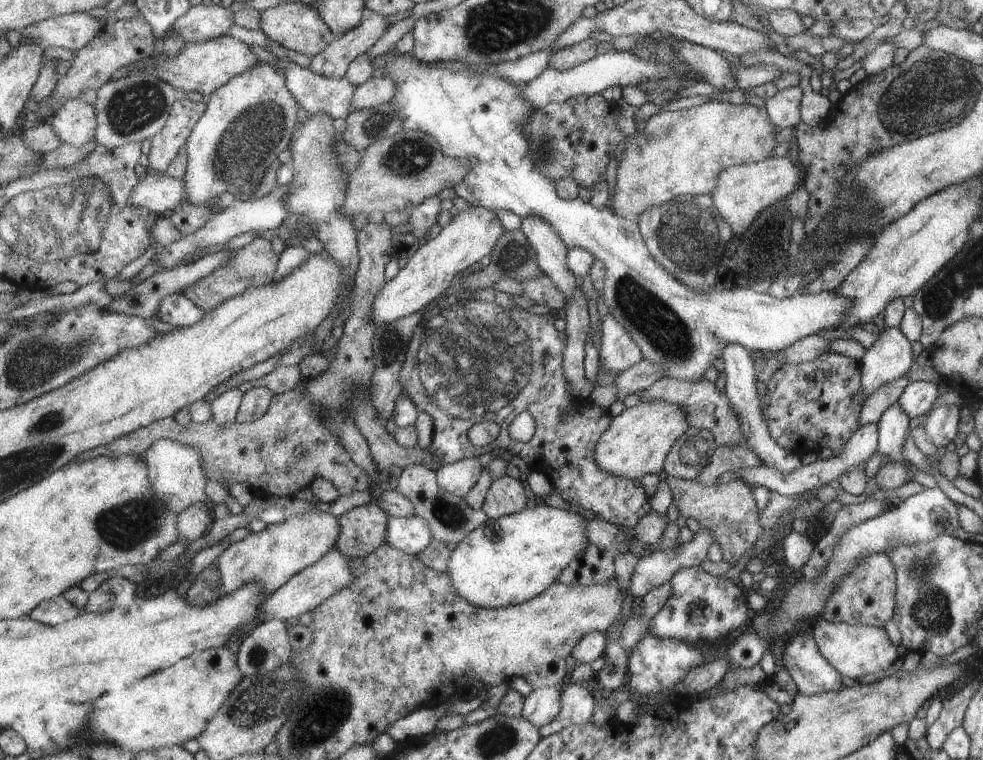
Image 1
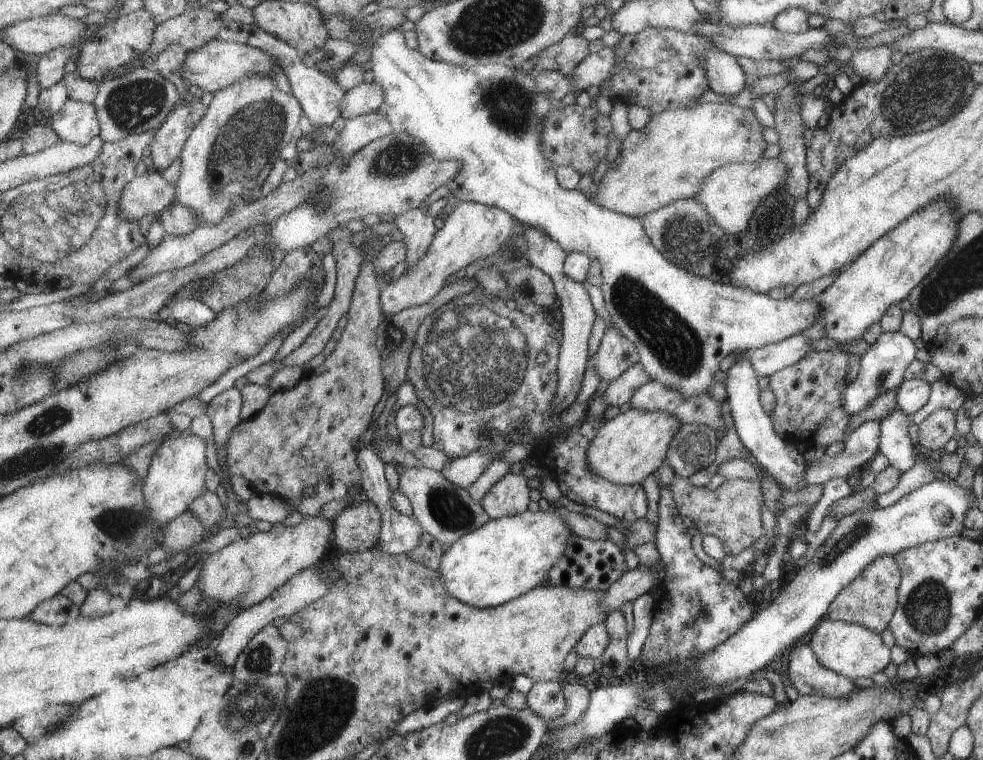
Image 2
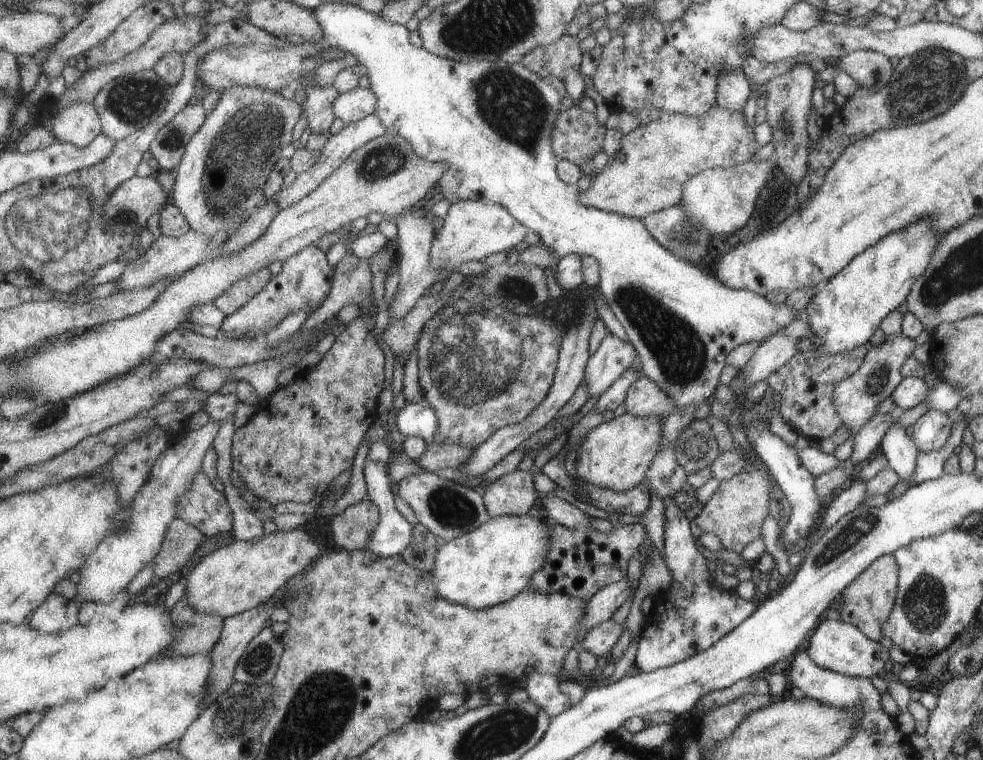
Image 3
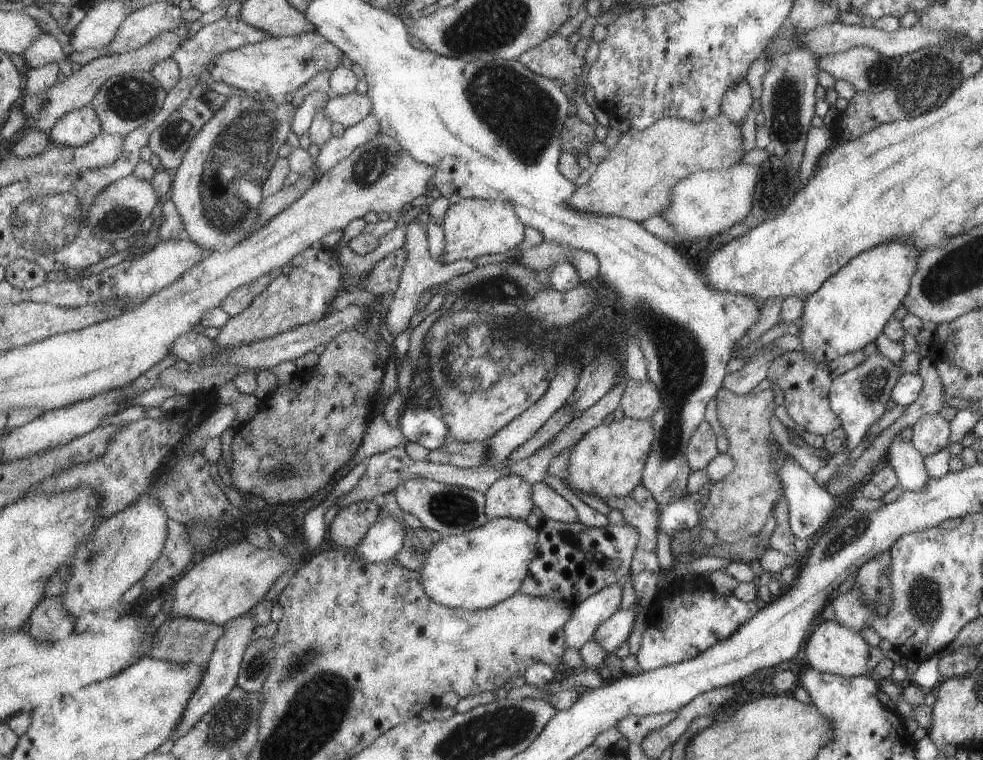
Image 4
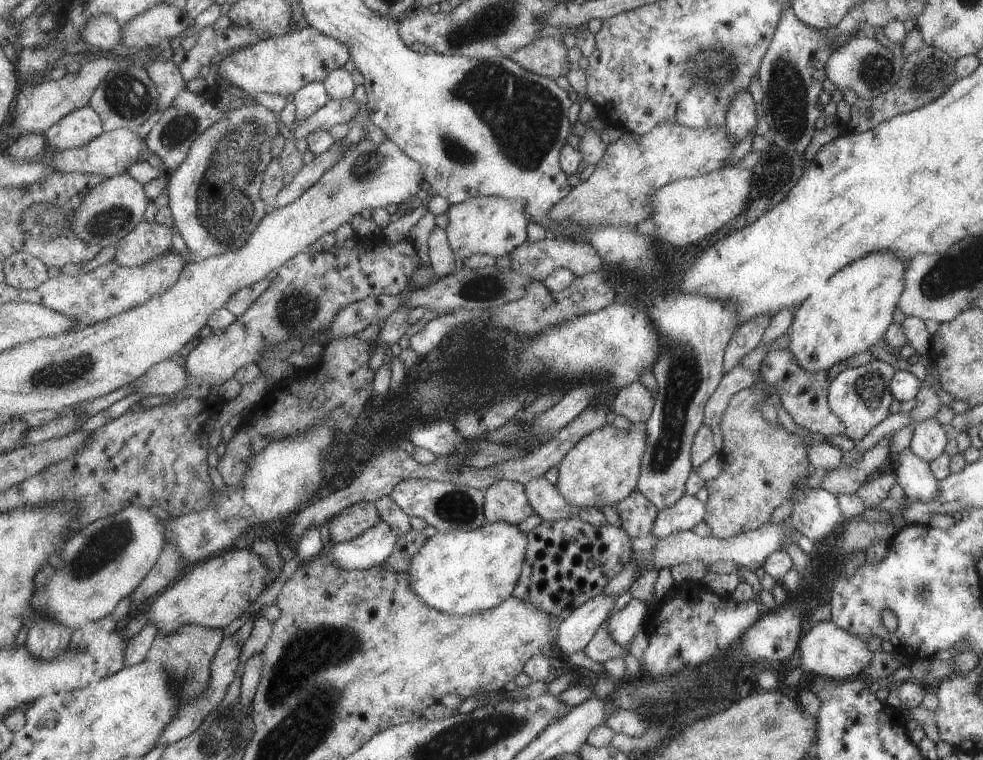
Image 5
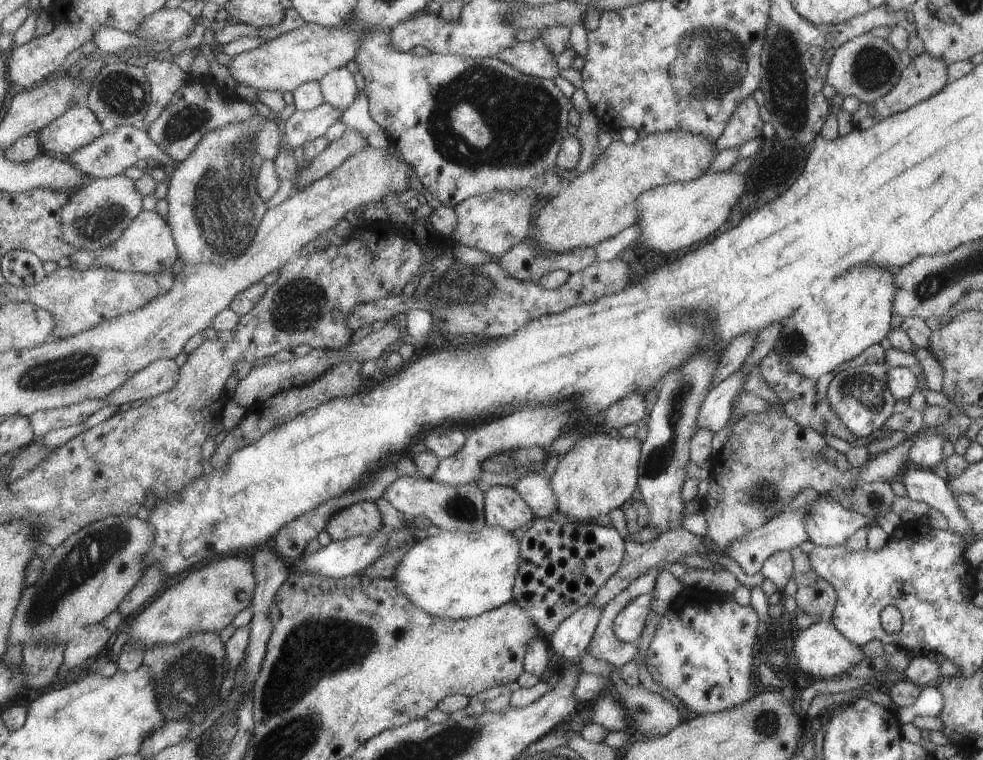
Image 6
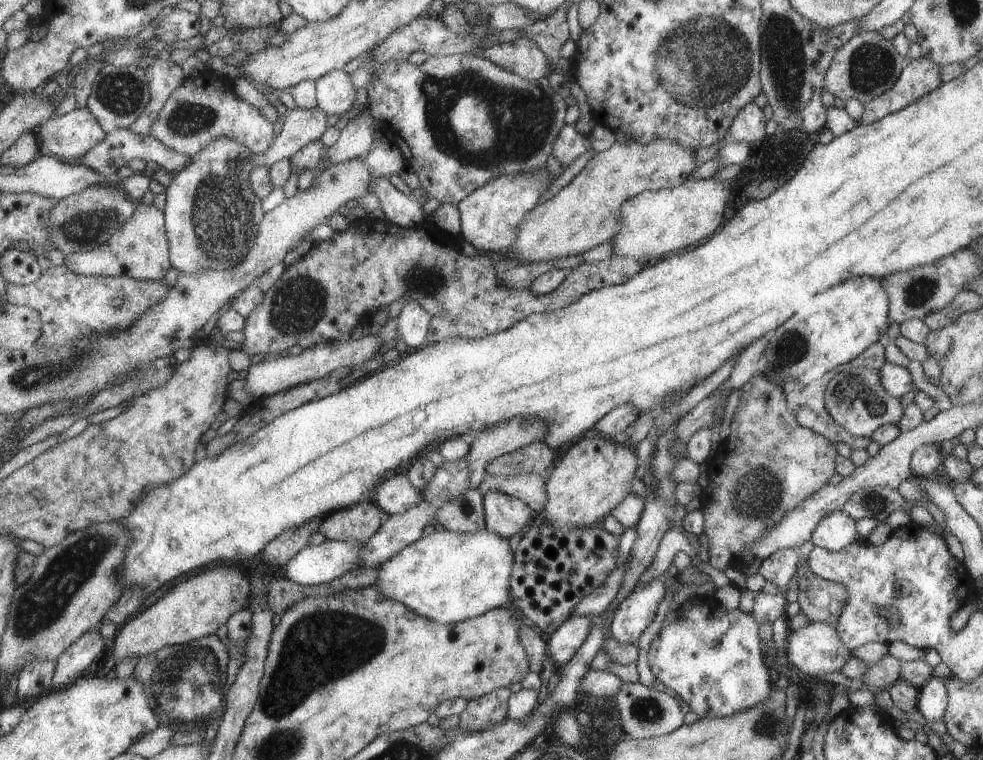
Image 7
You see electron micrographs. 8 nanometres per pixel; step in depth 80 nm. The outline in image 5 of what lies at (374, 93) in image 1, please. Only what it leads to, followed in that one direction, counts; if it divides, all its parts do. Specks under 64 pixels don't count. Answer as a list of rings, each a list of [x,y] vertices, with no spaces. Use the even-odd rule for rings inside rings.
[[[353,98],[349,100],[329,100],[323,104],[317,112],[303,120],[293,120],[289,131],[293,135],[293,142],[309,136],[315,130],[326,130],[336,124],[351,124],[353,114],[358,112],[357,102]]]

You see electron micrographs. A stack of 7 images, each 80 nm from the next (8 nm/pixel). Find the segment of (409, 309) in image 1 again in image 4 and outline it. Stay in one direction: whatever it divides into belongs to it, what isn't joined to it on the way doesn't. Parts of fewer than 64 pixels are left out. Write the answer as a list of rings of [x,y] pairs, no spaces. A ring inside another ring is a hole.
[[[463,199],[446,208],[443,219],[443,260],[453,263],[457,260],[473,261],[475,258],[489,254],[507,254],[516,250],[524,237],[525,225],[515,214],[511,202],[486,199]]]

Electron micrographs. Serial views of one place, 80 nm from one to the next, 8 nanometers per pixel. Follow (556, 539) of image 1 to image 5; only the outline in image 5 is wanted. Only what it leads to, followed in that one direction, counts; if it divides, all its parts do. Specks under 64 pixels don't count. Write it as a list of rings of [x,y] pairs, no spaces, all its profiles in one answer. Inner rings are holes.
[[[485,522],[485,524],[480,528],[473,529],[471,531],[437,531],[435,535],[427,538],[427,540],[423,542],[423,546],[421,546],[413,556],[411,556],[409,566],[407,566],[407,571],[405,571],[405,576],[410,578],[411,592],[413,592],[415,596],[419,596],[427,608],[433,608],[433,610],[437,610],[437,612],[443,612],[455,616],[478,614],[479,612],[489,610],[489,608],[498,607],[499,604],[503,603],[510,595],[513,594],[515,584],[518,583],[518,577],[521,575],[522,564],[525,562],[525,553],[526,536],[519,531],[518,526],[513,526],[513,524],[505,524],[505,522]]]

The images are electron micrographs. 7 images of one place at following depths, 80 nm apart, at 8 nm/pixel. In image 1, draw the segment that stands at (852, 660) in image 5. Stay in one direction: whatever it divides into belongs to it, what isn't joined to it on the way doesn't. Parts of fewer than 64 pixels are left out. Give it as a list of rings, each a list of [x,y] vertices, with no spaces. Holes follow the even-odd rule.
[[[819,616],[811,626],[811,636],[818,648],[819,654],[839,675],[852,679],[859,679],[865,674],[885,670],[895,658],[897,650],[891,645],[883,628],[849,625],[843,622],[826,622]]]

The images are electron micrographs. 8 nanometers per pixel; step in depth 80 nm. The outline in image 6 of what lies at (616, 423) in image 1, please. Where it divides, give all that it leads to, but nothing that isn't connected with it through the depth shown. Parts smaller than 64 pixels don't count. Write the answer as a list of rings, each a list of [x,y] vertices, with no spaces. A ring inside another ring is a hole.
[[[593,432],[583,435],[572,448],[557,462],[553,476],[549,478],[549,488],[557,500],[555,504],[555,518],[567,521],[591,522],[597,514],[609,514],[609,510],[619,508],[635,490],[638,482],[638,466],[641,463],[641,445],[637,438],[622,438],[609,436],[608,433]]]

